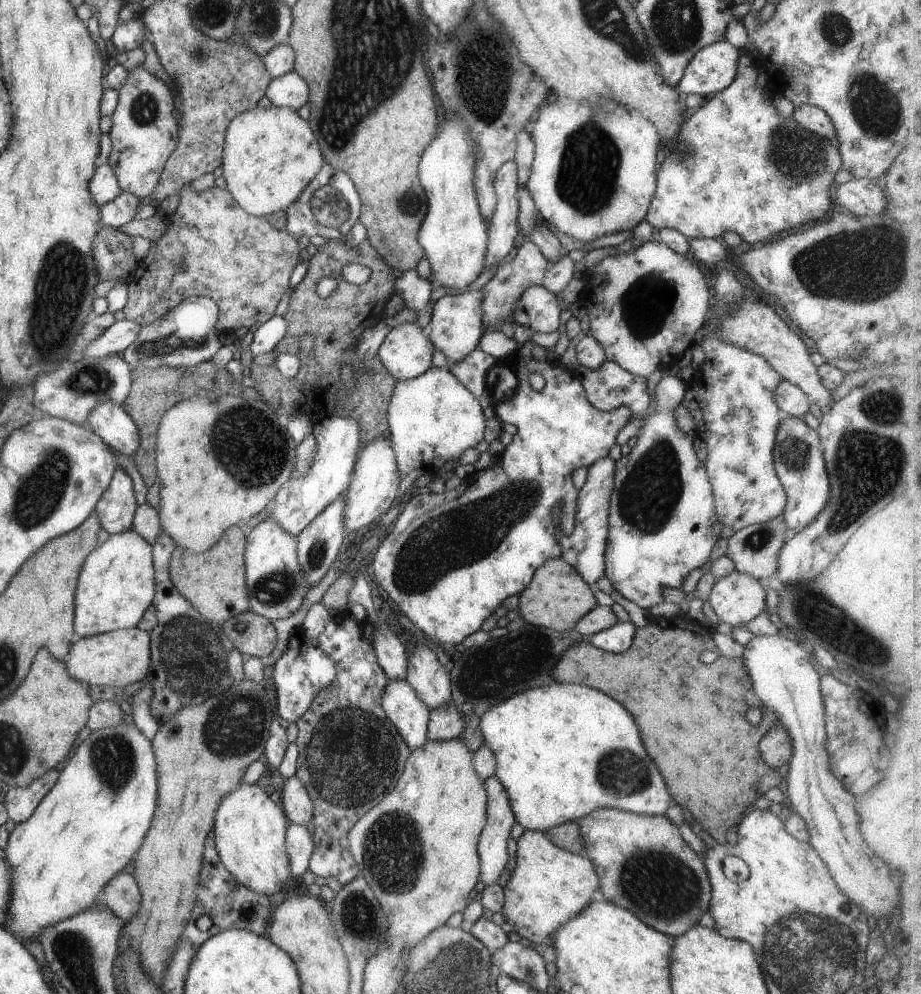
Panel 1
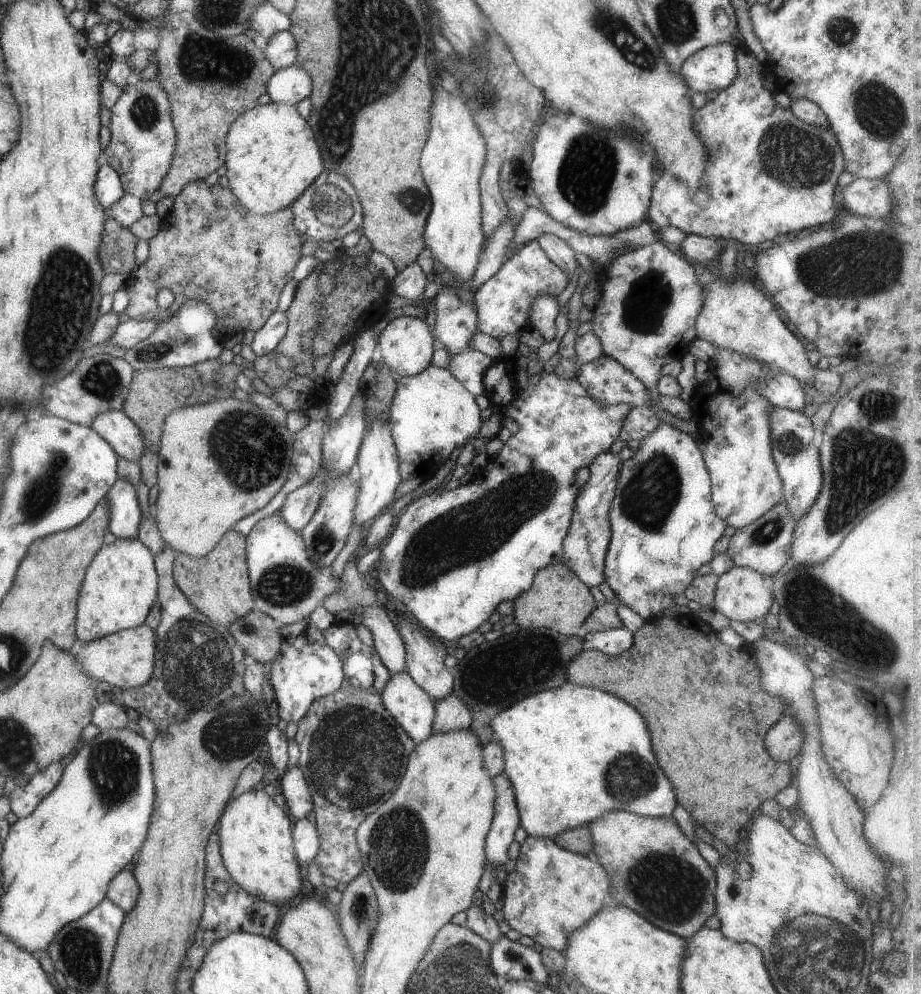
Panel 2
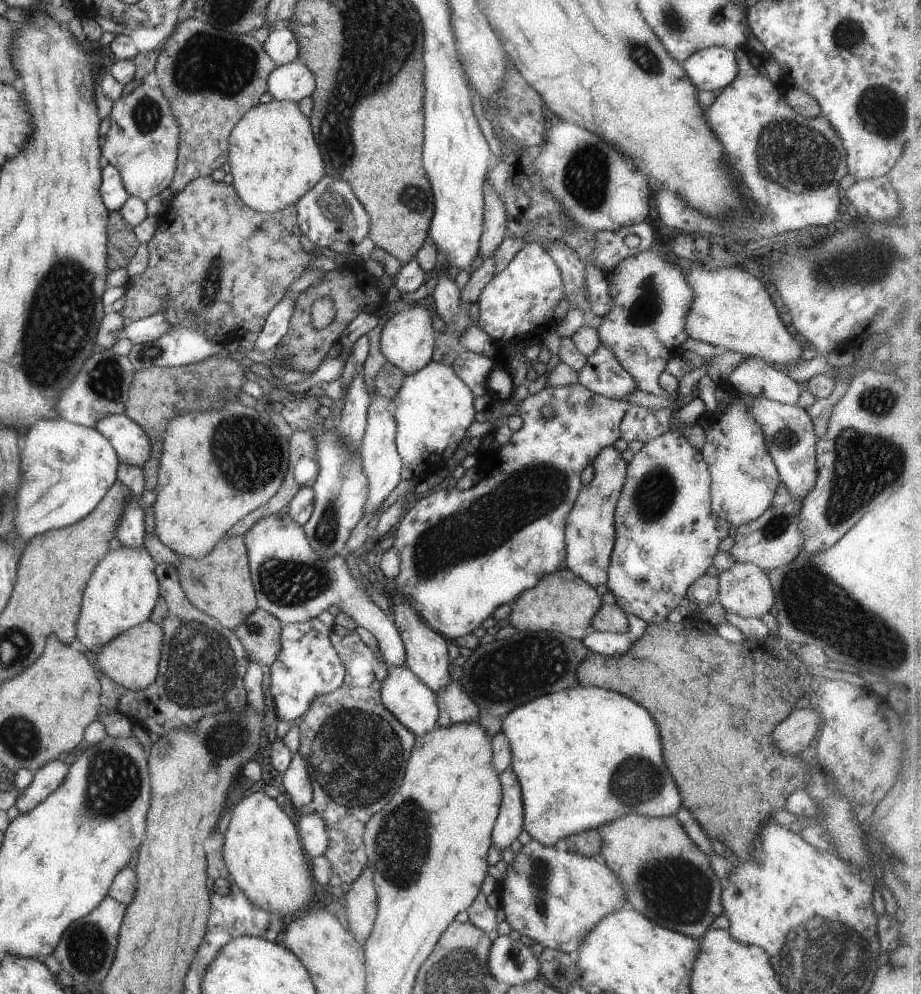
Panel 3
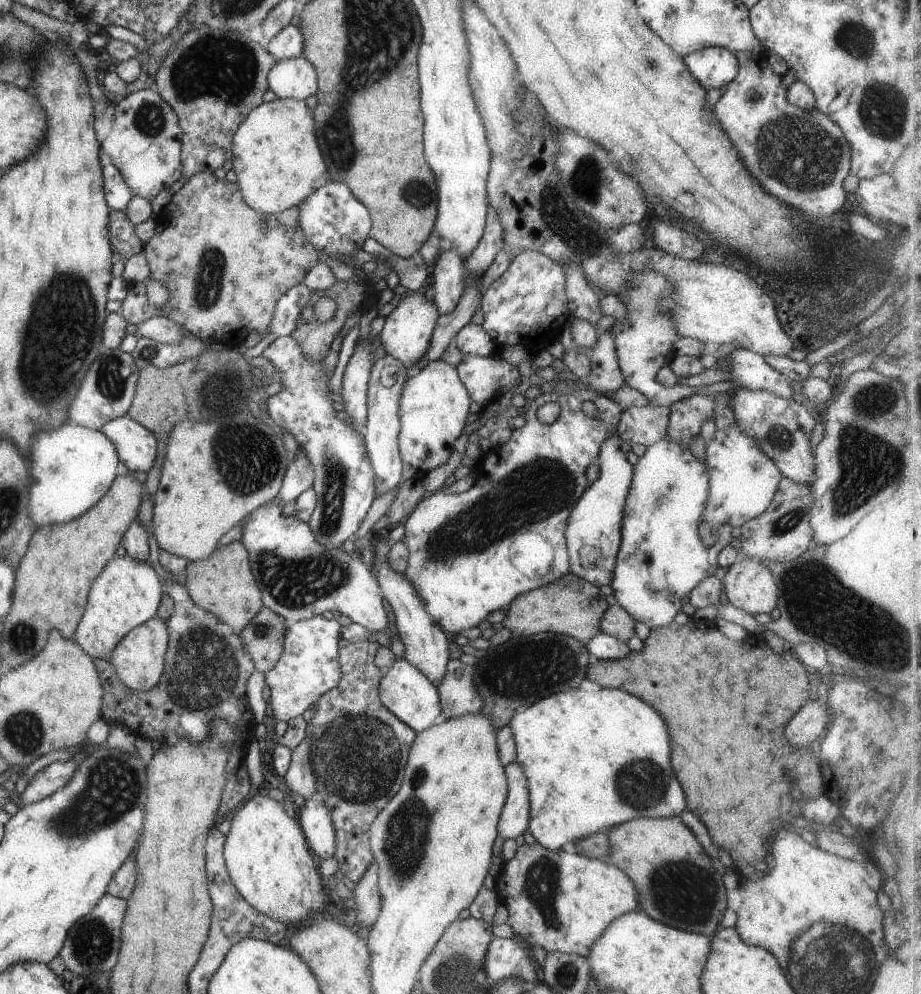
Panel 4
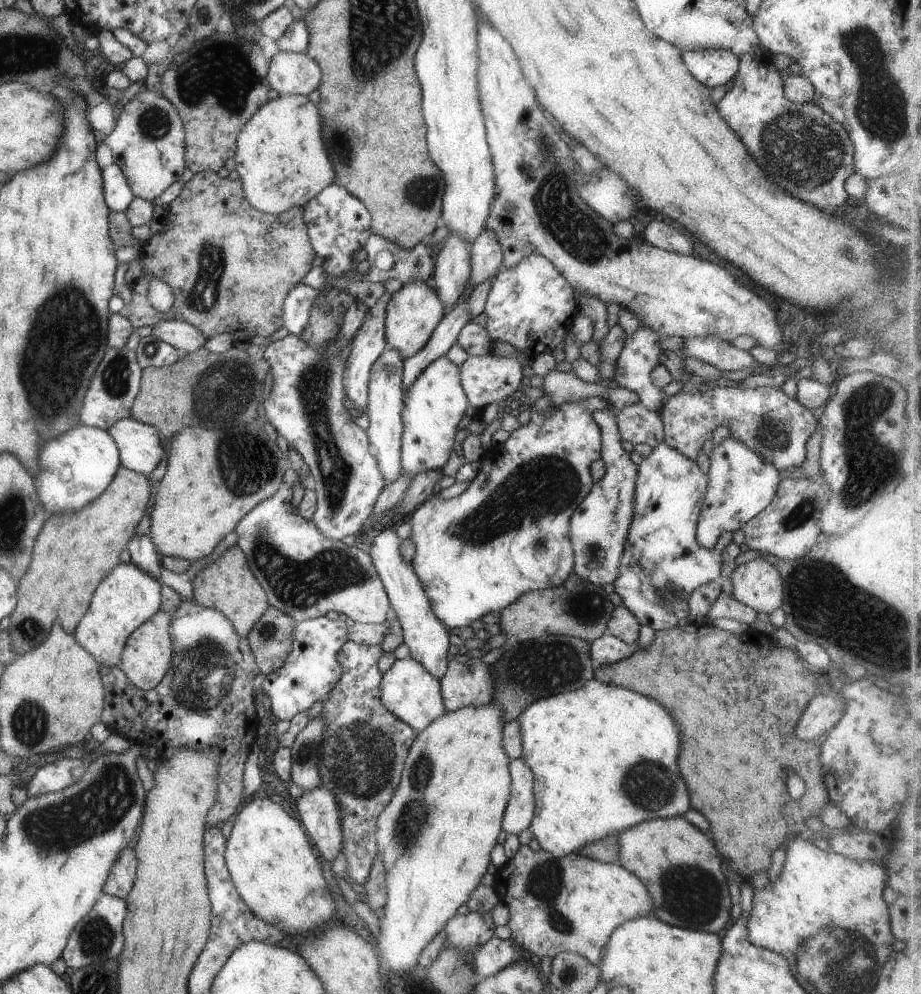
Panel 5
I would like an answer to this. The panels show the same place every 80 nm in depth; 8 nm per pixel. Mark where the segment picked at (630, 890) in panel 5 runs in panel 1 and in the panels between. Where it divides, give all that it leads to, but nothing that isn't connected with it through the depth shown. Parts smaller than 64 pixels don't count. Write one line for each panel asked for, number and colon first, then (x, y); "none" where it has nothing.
1: (548, 886)
2: (552, 891)
3: (555, 897)
4: (561, 901)

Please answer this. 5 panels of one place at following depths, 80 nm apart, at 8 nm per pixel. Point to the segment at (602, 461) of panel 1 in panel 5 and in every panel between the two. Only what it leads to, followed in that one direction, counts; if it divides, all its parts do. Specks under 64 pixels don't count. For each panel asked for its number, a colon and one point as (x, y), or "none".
2: (584, 546)
3: (589, 532)
4: (592, 533)
5: (597, 530)

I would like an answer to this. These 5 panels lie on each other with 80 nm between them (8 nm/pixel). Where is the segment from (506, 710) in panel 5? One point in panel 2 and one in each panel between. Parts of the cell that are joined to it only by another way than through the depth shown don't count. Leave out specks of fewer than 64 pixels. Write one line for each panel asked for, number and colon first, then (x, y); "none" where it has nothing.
2: (529, 660)
3: (535, 662)
4: (528, 669)

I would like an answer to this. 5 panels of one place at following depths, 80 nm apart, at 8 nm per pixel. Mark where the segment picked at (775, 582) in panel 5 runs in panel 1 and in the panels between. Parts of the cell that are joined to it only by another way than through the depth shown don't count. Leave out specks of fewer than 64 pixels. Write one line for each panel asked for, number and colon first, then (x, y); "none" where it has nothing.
1: (736, 598)
2: (739, 594)
3: (743, 589)
4: (749, 586)

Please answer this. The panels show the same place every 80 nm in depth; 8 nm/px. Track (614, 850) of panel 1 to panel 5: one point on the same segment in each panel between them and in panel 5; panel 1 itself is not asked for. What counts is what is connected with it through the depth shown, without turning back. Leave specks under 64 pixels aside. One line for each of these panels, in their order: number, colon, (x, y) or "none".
2: (653, 869)
3: (665, 877)
4: (677, 886)
5: (678, 865)

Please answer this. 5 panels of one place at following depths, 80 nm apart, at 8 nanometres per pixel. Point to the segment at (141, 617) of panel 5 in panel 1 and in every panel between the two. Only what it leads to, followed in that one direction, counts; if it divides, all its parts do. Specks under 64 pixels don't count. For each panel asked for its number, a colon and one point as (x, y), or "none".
1: (115, 585)
2: (119, 585)
3: (122, 589)
4: (126, 592)

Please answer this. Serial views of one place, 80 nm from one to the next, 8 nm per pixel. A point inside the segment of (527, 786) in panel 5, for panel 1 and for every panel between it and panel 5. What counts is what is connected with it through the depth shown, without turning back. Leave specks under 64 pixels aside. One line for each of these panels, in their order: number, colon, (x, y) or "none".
1: (491, 846)
2: (505, 821)
3: (508, 823)
4: (513, 820)

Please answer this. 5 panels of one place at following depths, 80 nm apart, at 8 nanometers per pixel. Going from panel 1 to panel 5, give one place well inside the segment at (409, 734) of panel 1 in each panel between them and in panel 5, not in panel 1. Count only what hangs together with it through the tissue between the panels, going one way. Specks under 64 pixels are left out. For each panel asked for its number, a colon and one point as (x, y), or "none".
2: (411, 707)
3: (410, 701)
4: (404, 691)
5: (406, 689)

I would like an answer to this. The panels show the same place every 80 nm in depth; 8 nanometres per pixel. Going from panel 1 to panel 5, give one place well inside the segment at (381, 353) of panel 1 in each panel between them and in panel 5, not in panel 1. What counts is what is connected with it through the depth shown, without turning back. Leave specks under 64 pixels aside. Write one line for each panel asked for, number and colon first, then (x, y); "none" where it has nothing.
2: (404, 346)
3: (406, 340)
4: (407, 329)
5: (412, 312)

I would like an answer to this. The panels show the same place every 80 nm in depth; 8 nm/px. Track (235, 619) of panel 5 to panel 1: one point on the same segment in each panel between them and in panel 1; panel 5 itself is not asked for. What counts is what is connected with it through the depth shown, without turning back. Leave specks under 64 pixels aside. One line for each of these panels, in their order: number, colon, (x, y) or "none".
1: (213, 582)
2: (217, 585)
3: (219, 584)
4: (222, 584)

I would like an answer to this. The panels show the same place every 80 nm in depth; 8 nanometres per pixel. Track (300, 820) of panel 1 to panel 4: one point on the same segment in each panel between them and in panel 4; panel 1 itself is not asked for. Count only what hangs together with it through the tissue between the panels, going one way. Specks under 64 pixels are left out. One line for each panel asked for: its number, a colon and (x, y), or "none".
2: (297, 797)
3: (297, 788)
4: (299, 778)

